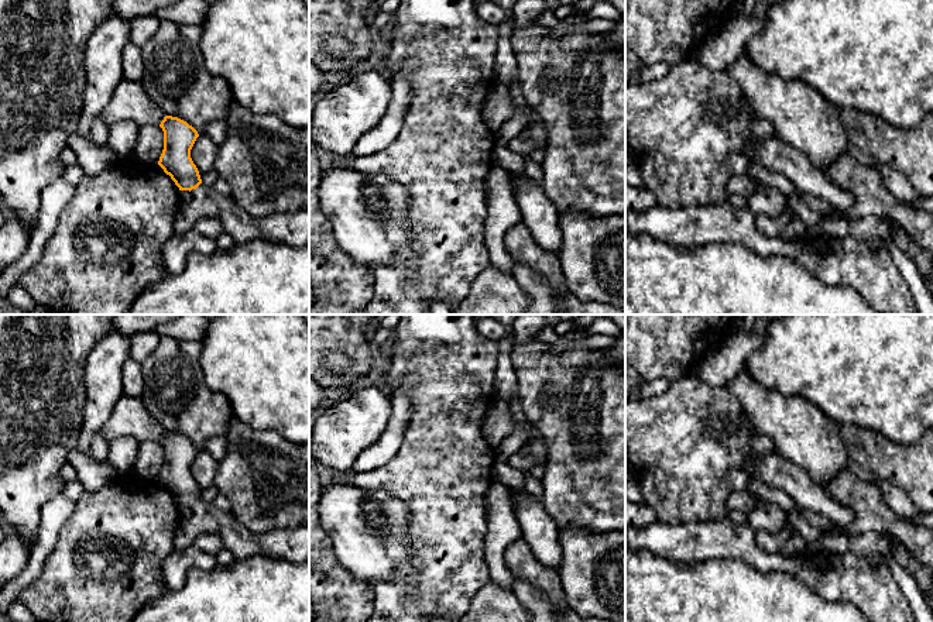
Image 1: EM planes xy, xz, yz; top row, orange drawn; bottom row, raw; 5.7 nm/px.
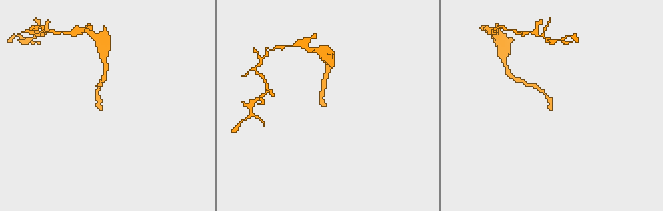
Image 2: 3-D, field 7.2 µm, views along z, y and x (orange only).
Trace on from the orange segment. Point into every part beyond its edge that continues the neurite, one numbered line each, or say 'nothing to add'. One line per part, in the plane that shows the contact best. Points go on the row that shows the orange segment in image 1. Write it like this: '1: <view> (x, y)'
1: xy (292, 229)

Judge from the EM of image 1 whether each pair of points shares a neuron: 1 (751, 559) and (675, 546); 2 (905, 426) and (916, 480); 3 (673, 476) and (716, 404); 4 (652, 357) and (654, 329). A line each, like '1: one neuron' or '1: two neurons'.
1: one neuron
2: two neurons
3: one neuron
4: one neuron

